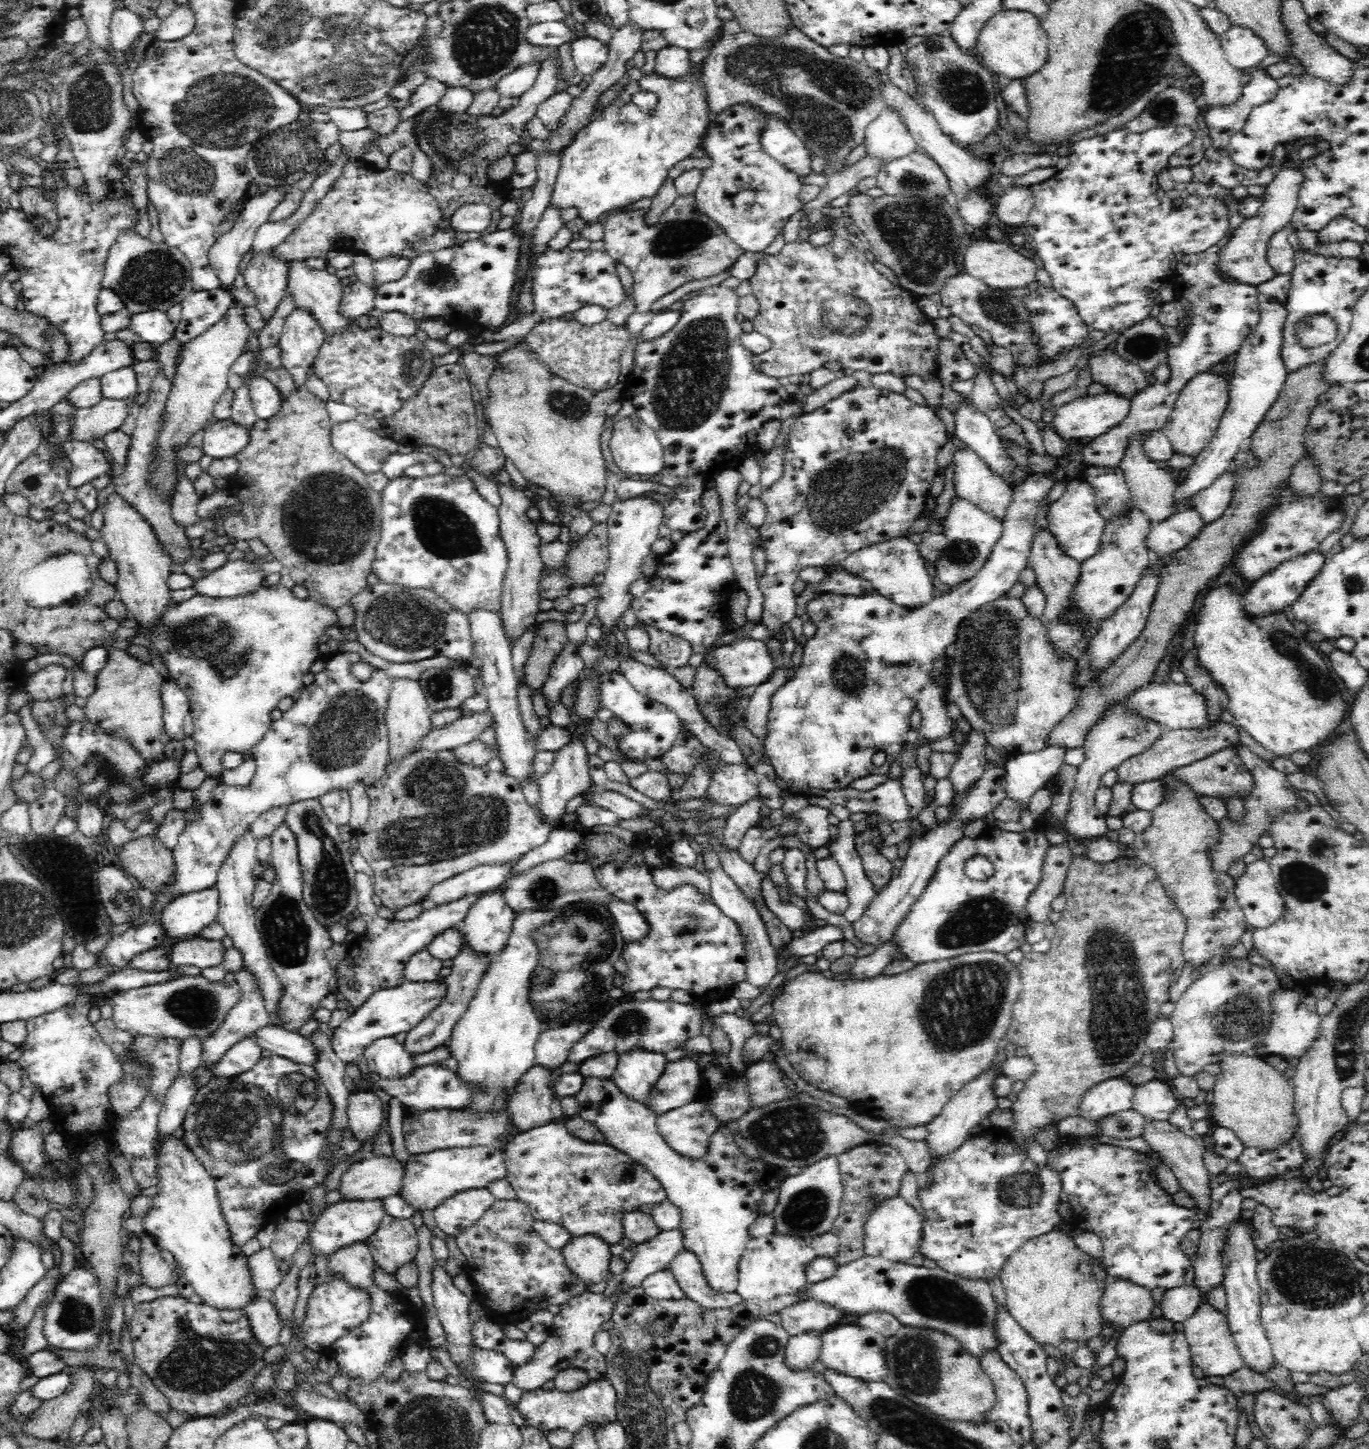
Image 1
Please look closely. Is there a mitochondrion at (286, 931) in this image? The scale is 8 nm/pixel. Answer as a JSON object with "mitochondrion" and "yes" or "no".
{"mitochondrion":"yes"}

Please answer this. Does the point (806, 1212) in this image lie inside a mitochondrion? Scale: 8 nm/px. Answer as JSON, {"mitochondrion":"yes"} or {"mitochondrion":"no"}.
{"mitochondrion":"yes"}

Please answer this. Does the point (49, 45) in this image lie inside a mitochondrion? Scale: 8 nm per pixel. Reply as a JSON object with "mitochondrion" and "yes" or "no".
{"mitochondrion":"no"}

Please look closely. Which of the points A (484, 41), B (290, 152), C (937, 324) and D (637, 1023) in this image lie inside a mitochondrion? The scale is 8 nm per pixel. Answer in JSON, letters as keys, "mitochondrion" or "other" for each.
{"A":"mitochondrion","B":"mitochondrion","C":"other","D":"mitochondrion"}

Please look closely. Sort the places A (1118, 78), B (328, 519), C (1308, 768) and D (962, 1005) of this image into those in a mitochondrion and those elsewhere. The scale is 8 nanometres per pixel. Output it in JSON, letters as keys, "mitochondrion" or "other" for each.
{"A":"mitochondrion","B":"mitochondrion","C":"other","D":"mitochondrion"}

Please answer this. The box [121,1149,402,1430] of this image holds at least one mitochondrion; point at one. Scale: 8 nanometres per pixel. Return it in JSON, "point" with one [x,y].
{"point":[198,1363]}

